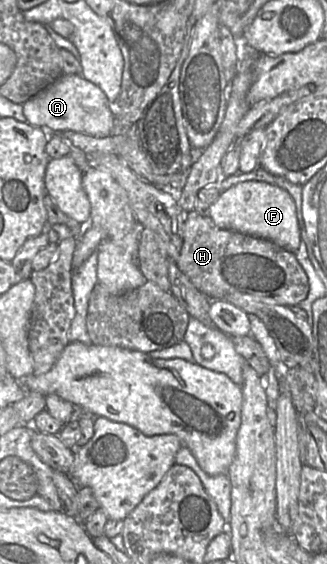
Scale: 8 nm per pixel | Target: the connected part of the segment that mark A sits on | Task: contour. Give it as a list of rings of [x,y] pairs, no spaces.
[[[62,74],[55,82],[27,100],[23,114],[27,122],[48,133],[73,131],[94,137],[111,136],[115,129],[115,108],[104,92],[81,74]]]

